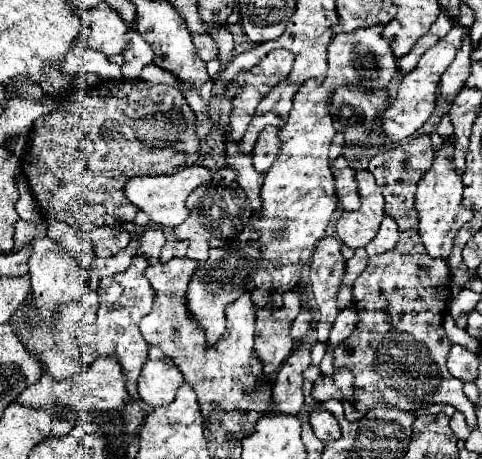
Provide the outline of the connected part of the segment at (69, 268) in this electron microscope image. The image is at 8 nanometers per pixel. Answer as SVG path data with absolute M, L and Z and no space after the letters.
M34 238L30 240L30 258L28 258L28 274L32 284L32 294L36 298L38 308L42 310L44 318L50 318L52 312L62 306L64 302L78 300L88 288L88 272L80 268L76 258L72 254L66 254L52 238Z

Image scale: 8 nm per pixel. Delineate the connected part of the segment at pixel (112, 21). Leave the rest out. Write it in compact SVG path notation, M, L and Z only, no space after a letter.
M102 2L98 8L92 8L86 14L82 14L82 24L86 26L86 30L76 40L76 46L94 48L108 56L120 54L128 46L126 34L130 30L134 30L106 2Z

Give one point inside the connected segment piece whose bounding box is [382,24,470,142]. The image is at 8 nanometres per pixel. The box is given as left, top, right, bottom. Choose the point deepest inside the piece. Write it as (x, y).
(416, 99)

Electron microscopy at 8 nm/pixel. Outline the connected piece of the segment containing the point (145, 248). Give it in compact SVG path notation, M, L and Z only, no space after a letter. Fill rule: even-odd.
M146 228L142 232L142 244L138 248L138 254L144 254L150 262L150 266L160 264L160 250L166 244L166 236L158 228Z

